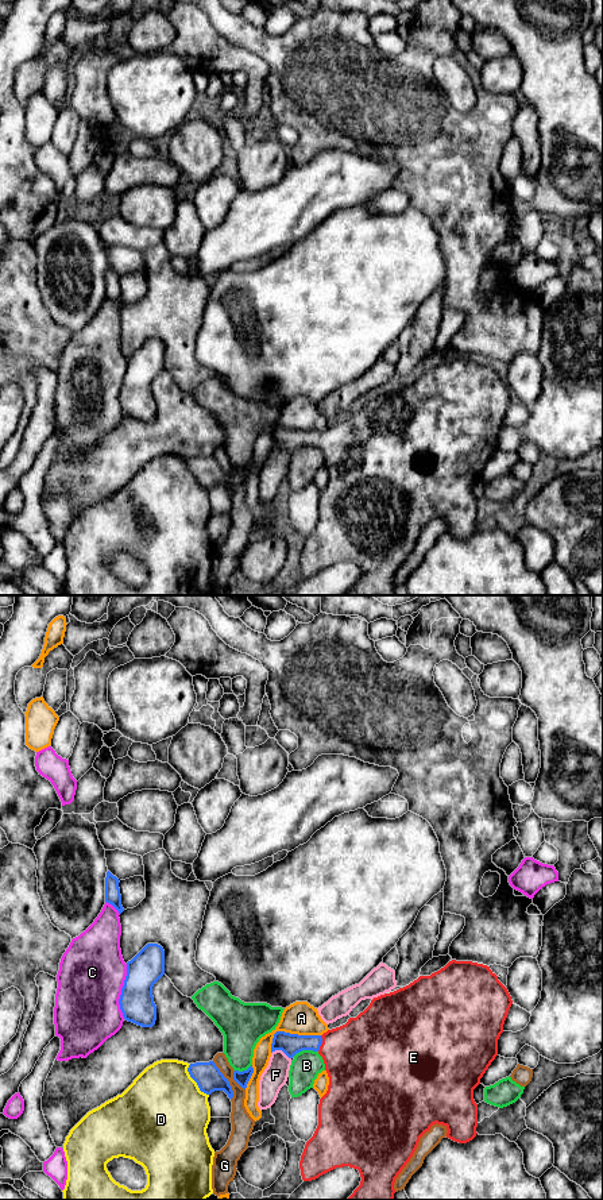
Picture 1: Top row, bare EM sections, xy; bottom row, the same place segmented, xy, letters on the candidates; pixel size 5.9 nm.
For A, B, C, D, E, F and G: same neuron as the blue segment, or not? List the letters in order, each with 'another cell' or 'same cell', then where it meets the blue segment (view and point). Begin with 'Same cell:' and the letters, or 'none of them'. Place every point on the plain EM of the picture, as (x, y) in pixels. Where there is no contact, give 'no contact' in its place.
Same cell: E
A: another cell; meets blue in xy at (288, 428)
B: another cell; meets blue in xy at (305, 444)
C: another cell; meets blue in xy at (122, 386)
D: another cell; meets blue in xy at (194, 475)
E: same cell; meets blue in xy at (321, 438)
F: another cell; meets blue in xy at (281, 444)
G: another cell; meets blue in xy at (228, 477)

